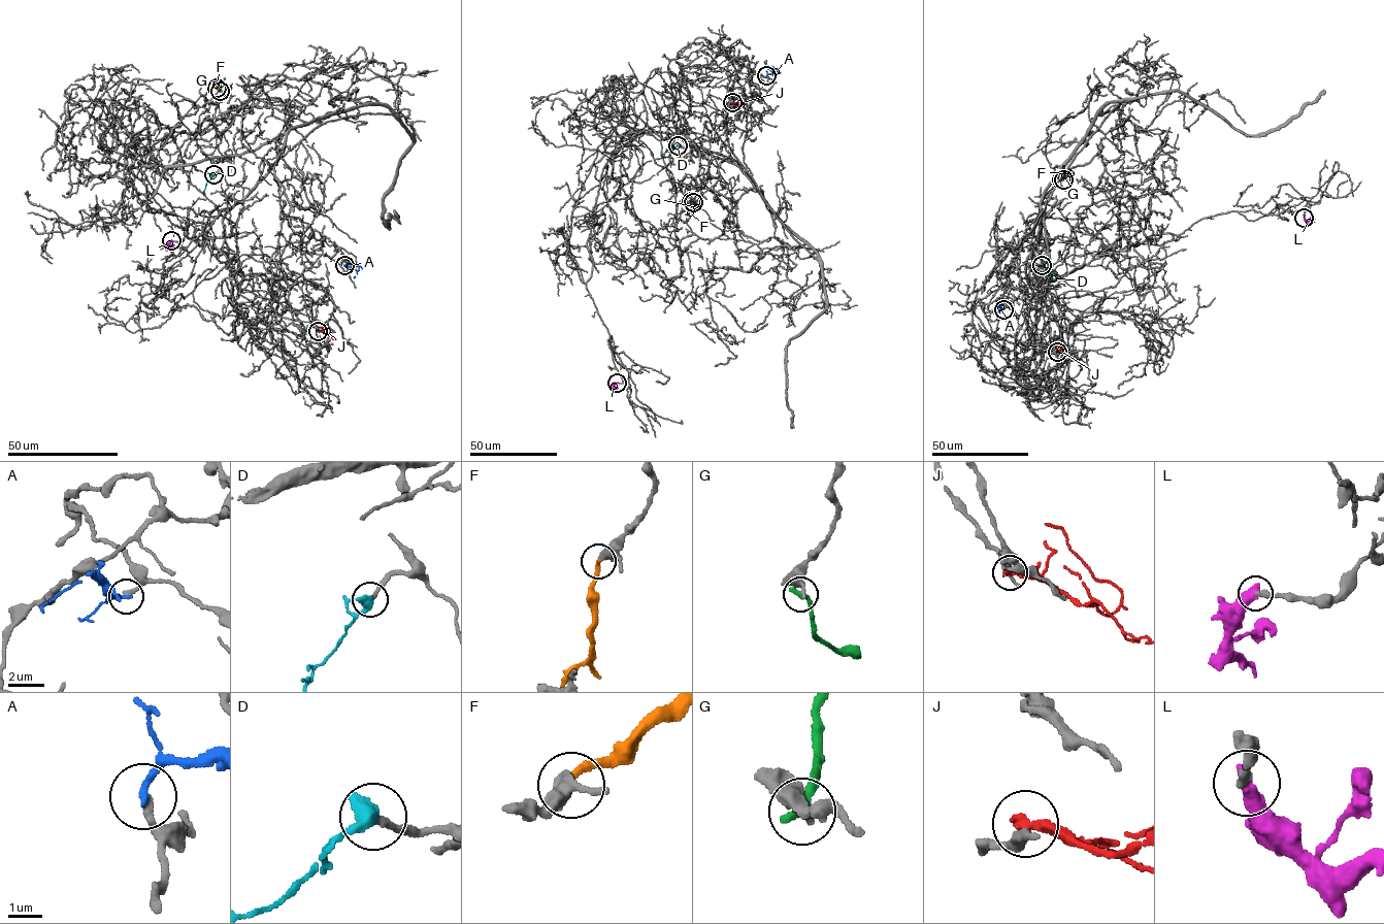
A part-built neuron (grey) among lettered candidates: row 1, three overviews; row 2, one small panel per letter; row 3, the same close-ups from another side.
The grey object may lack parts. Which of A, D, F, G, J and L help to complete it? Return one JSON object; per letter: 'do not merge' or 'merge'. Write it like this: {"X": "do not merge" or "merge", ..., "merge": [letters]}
{"A": "do not merge", "D": "do not merge", "F": "merge", "G": "do not merge", "J": "do not merge", "L": "do not merge", "merge": ["F"]}

